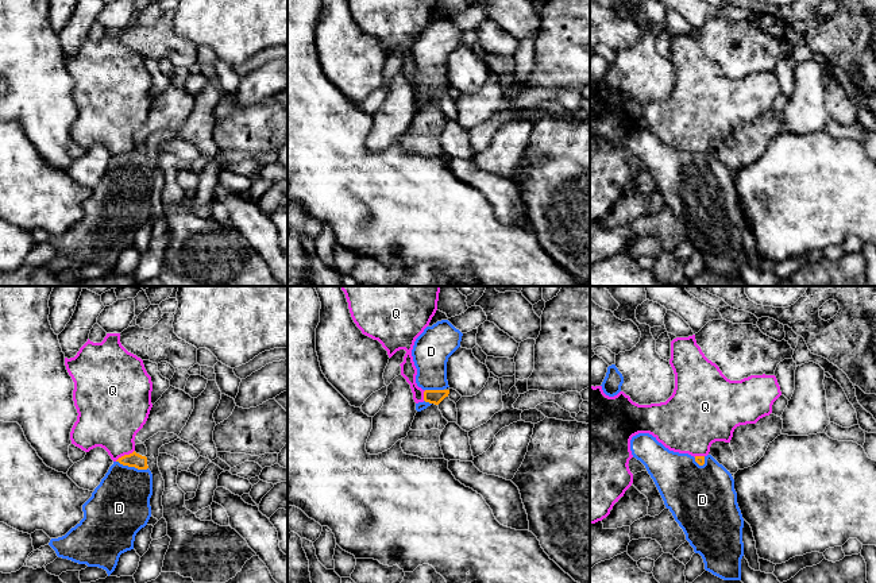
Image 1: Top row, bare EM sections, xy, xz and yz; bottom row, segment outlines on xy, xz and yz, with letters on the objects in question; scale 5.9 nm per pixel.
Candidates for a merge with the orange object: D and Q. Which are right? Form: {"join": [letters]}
{"join": ["D"]}

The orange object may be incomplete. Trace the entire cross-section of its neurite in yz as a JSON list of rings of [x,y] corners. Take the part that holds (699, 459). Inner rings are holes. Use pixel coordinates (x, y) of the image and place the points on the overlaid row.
[[[649,433],[633,436],[630,451],[645,466],[694,552],[702,556],[705,570],[723,580],[741,580],[744,518],[732,474],[711,455],[694,457],[669,451]]]

